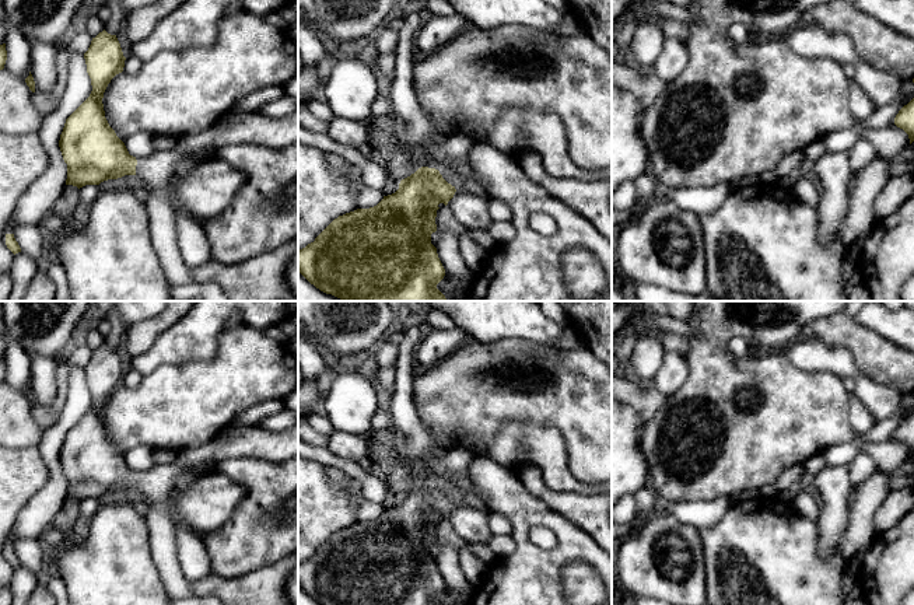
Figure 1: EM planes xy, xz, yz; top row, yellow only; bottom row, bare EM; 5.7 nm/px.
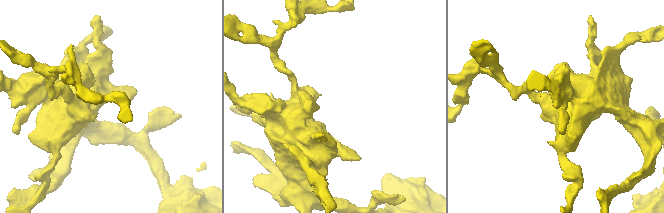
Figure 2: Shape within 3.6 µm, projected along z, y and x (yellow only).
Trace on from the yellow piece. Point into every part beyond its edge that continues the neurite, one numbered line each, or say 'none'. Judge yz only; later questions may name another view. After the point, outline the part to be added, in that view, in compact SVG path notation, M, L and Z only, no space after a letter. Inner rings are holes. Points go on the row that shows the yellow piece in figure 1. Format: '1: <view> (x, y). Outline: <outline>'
none

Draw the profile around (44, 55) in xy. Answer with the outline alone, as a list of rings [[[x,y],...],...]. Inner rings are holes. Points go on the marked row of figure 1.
[[[52,42],[31,43],[31,74],[35,81],[35,92],[49,95],[56,81],[56,56],[59,46]]]

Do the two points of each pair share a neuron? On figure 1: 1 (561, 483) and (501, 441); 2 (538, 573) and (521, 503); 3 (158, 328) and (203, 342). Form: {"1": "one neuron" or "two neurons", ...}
{"1": "one neuron", "2": "one neuron", "3": "two neurons"}

